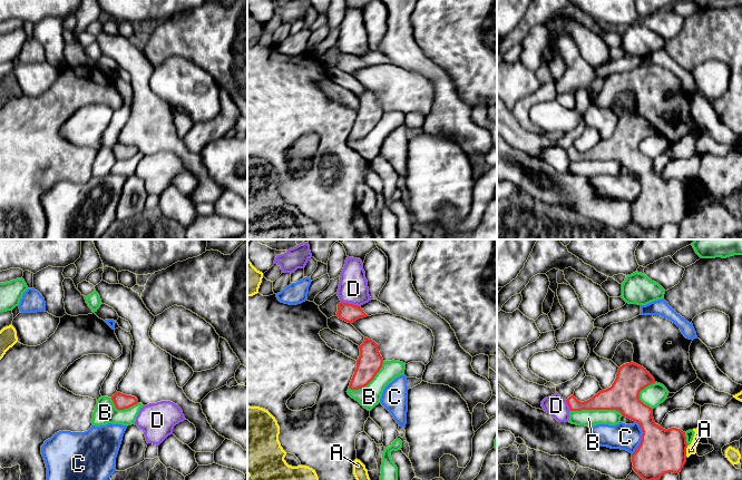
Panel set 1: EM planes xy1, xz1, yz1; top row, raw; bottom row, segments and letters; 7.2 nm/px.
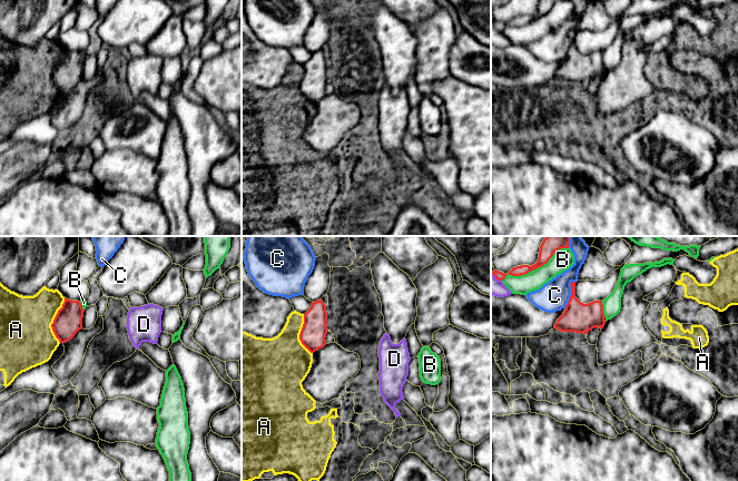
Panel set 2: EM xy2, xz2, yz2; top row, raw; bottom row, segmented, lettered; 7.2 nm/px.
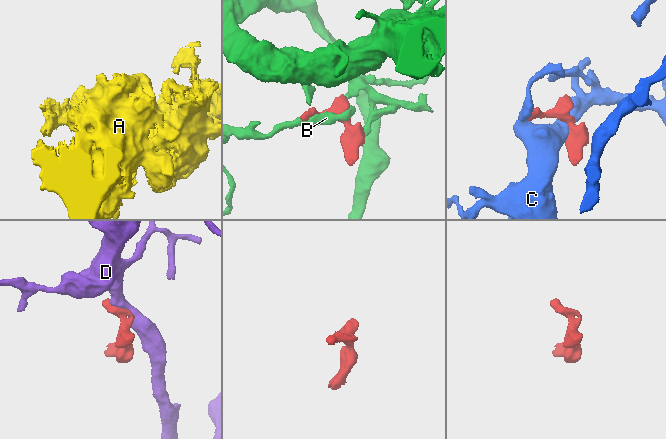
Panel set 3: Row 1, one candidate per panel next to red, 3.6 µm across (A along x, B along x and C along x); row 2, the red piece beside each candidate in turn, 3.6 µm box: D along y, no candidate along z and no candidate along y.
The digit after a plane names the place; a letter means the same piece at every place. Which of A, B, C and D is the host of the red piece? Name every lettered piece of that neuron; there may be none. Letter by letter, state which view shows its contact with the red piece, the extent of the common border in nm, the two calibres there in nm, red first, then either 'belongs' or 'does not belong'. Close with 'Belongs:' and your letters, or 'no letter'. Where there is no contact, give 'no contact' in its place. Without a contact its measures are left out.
A: xy2 | 340 nm | 200/400 nm | does not belong
B: yz2 | 460 nm | 90/160 nm | does not belong
C: yz1 | 260 nm | 320/190 nm | does not belong
D: xz1 | 140 nm | 140/220 nm | does not belong
Belongs: no letter

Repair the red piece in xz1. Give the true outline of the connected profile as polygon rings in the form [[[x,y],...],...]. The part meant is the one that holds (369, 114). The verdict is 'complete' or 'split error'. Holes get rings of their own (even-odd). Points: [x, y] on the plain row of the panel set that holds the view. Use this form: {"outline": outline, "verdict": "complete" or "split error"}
{"outline": [[[364,88],[359,99],[360,107],[357,110],[357,119],[349,136],[351,140],[359,140],[367,137],[374,129],[383,115],[383,109],[374,91]]], "verdict": "complete"}

